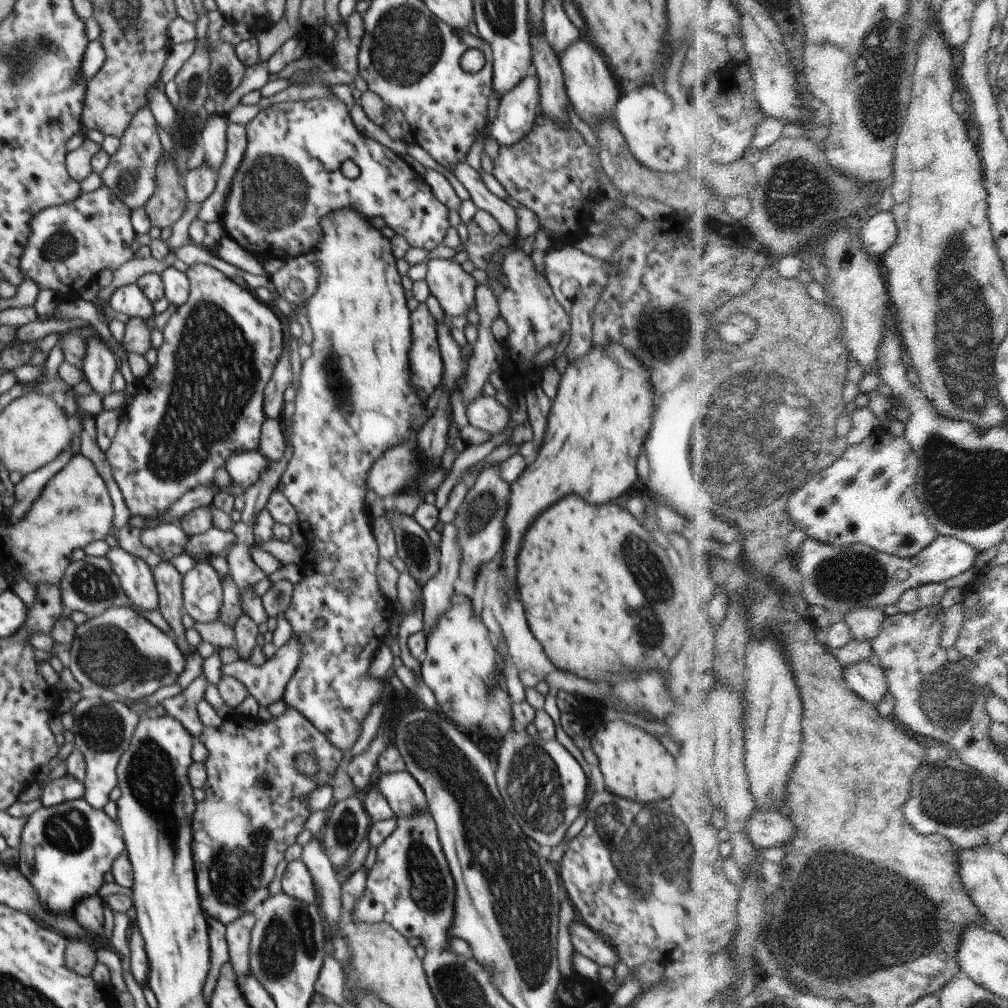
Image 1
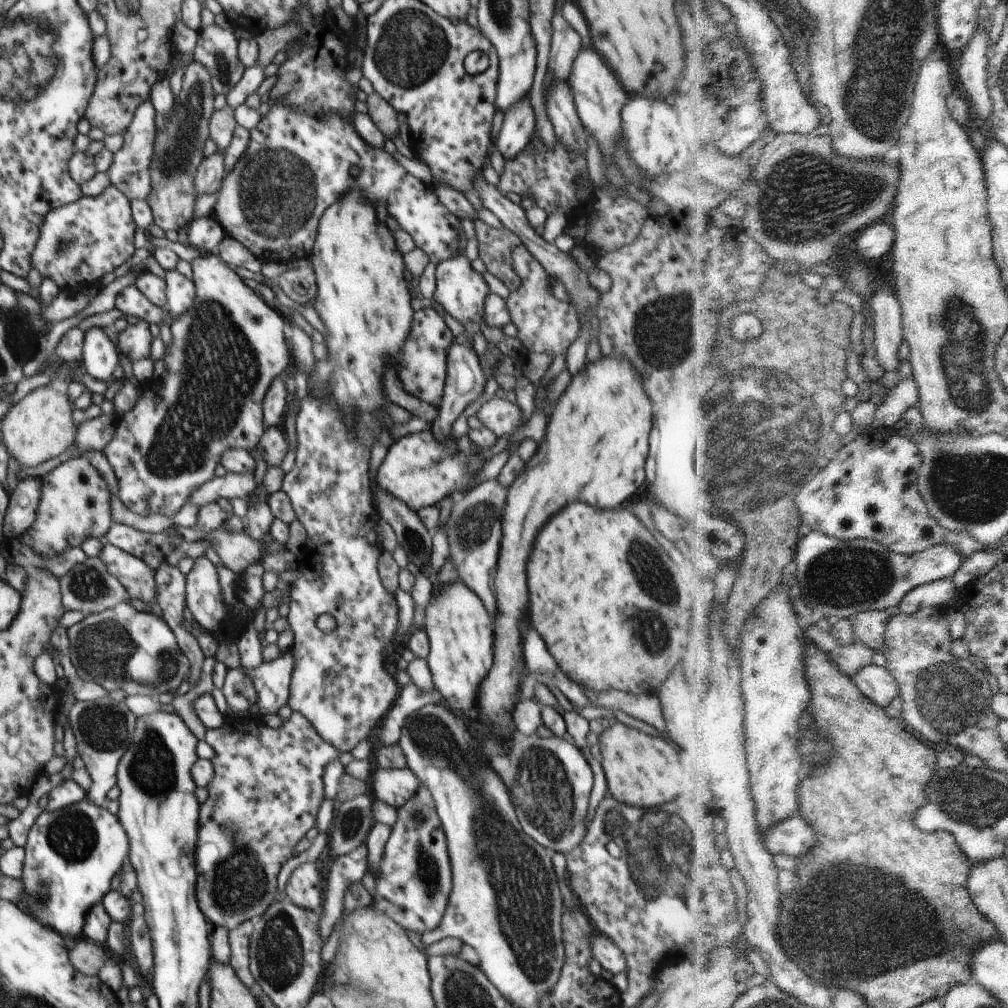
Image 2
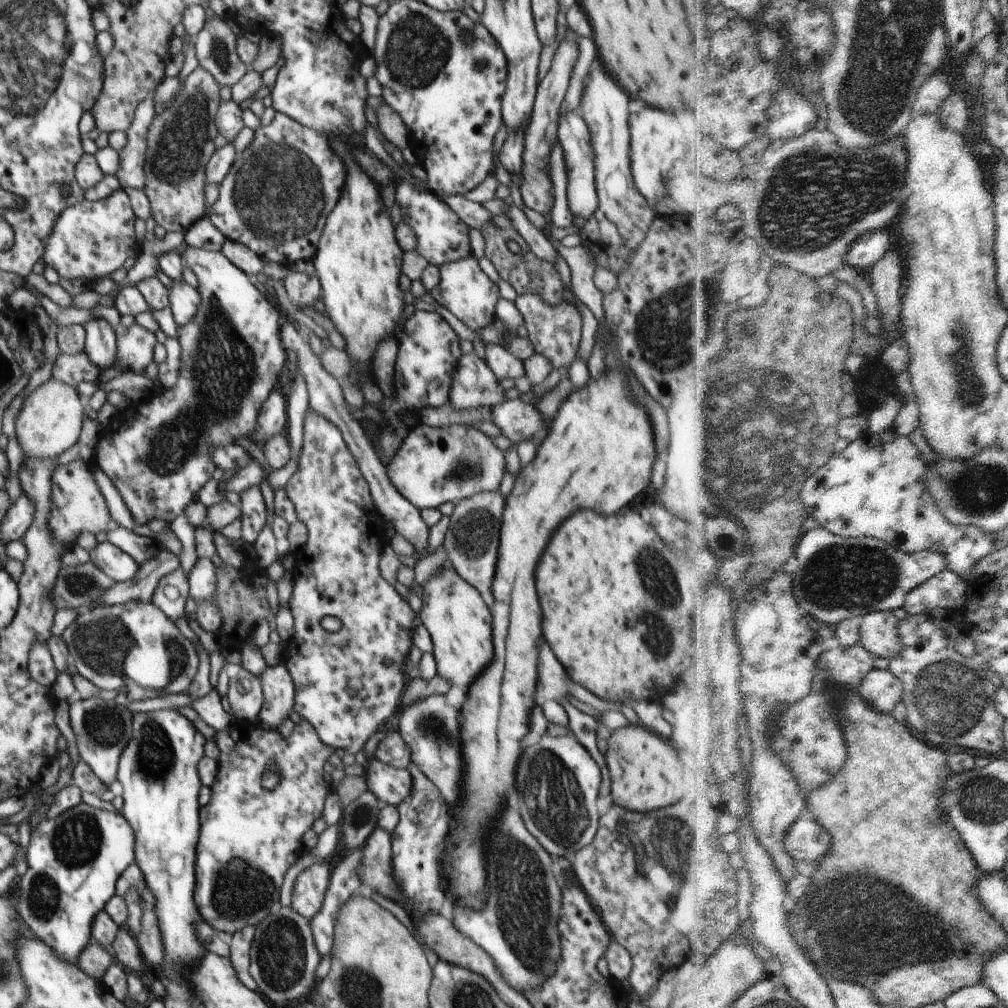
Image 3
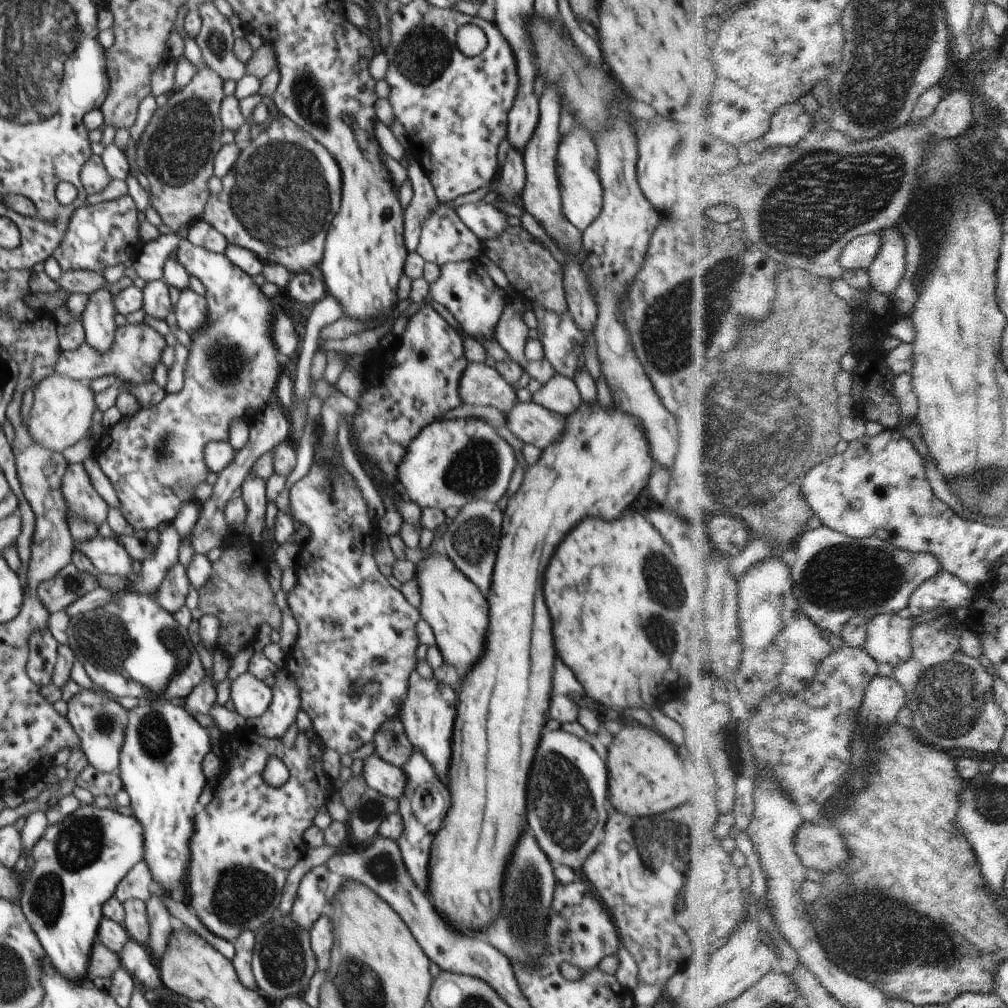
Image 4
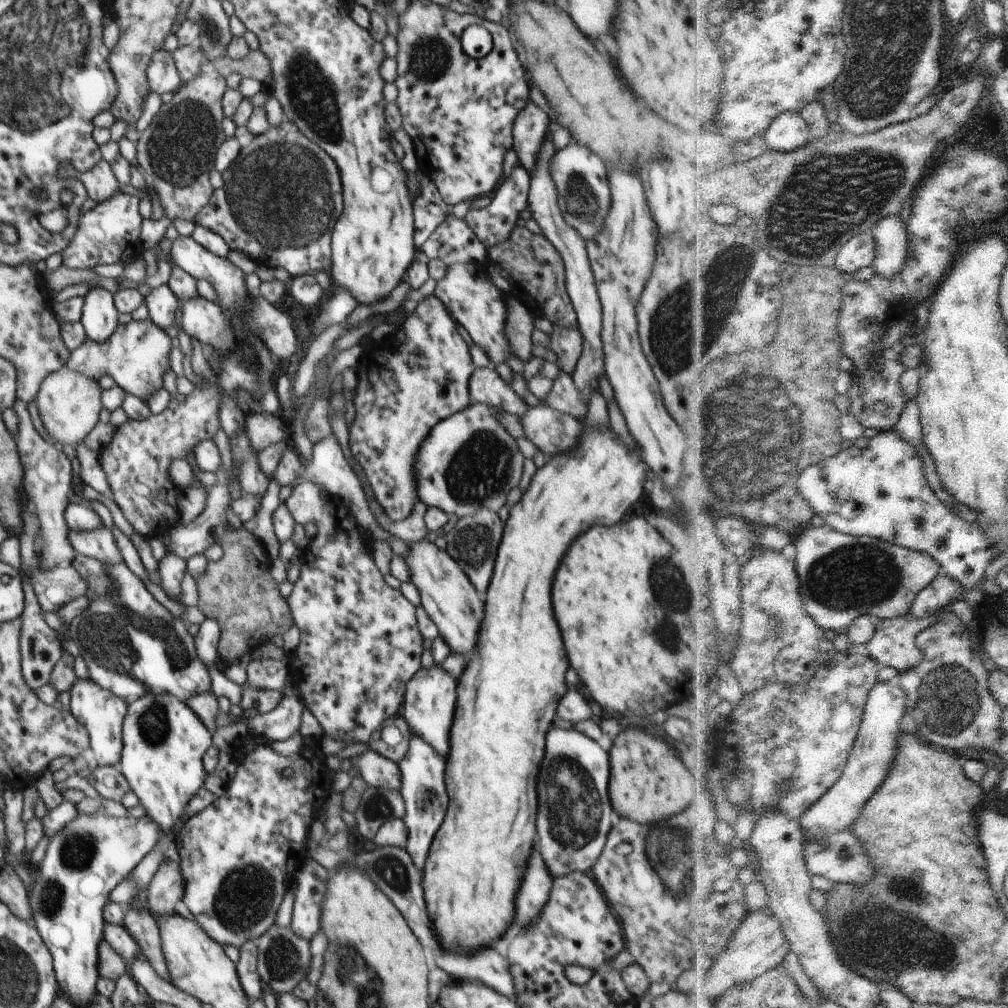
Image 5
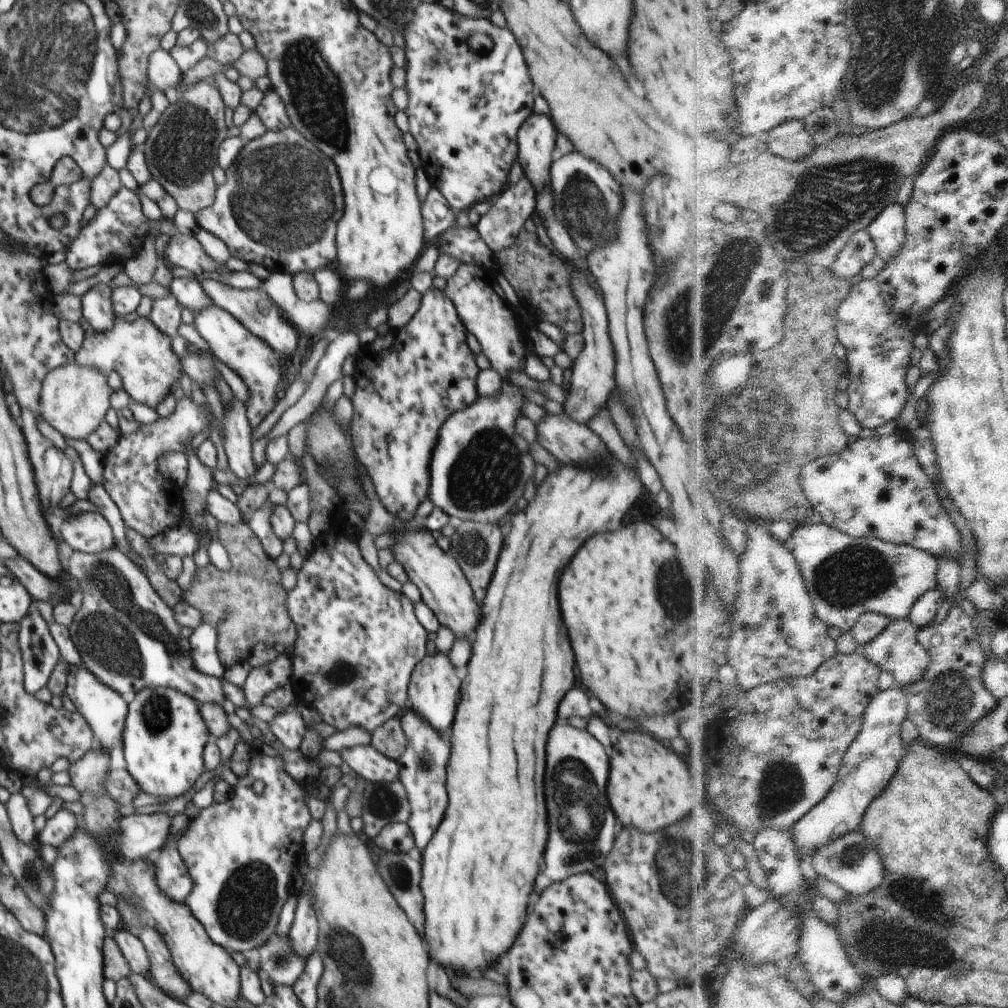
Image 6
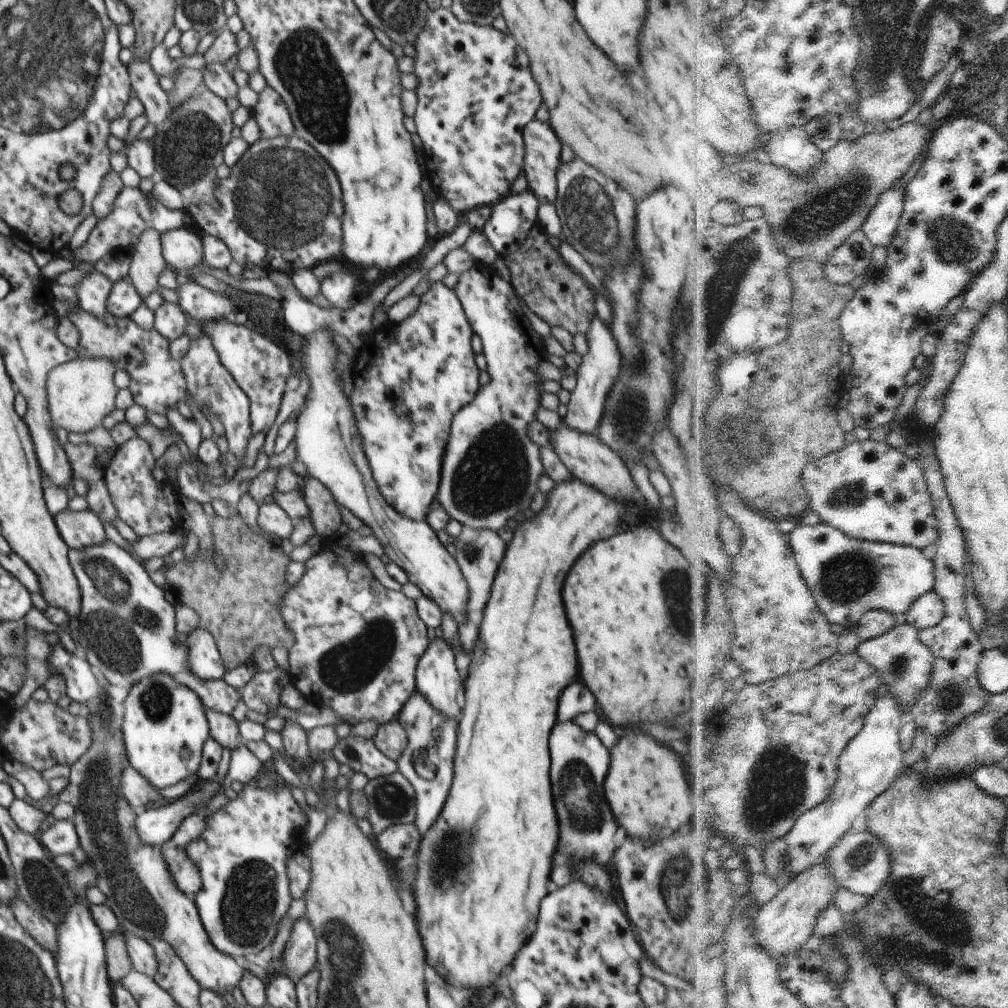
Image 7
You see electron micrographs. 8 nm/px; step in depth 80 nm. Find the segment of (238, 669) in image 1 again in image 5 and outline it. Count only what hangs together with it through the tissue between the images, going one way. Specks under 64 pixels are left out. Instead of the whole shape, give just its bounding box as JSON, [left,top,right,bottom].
[248,683,304,742]

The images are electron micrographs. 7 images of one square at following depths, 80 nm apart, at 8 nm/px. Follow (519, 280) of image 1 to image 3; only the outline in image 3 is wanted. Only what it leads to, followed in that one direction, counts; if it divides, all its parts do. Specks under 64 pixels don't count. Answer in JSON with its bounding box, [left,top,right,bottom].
[515,295,581,368]

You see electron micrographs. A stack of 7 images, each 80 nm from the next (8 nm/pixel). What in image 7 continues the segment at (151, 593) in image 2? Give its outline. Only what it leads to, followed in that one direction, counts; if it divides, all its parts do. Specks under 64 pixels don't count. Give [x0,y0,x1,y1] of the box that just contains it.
[55,508,107,549]

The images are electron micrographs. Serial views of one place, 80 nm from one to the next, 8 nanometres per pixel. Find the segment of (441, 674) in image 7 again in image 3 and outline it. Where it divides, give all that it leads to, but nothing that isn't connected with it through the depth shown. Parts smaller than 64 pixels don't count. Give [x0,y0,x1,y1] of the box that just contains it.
[399,694,460,806]

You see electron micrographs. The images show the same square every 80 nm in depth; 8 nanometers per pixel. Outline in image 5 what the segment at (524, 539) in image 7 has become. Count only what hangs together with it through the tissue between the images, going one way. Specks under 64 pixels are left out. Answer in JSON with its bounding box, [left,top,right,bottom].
[422,430,646,952]

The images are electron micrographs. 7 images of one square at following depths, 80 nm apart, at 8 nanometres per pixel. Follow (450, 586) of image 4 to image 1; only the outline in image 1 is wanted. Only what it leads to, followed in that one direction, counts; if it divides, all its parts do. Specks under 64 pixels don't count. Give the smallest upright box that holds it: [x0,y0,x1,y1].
[421,592,512,736]

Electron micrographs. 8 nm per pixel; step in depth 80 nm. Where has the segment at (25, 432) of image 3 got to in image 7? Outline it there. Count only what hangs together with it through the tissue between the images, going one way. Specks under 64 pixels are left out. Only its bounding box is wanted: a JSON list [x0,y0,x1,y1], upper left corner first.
[46,357,119,436]

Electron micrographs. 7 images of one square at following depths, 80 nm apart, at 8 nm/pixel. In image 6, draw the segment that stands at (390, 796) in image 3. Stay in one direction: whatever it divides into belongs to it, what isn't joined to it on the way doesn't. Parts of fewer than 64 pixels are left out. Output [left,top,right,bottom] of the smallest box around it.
[338,743,400,782]

